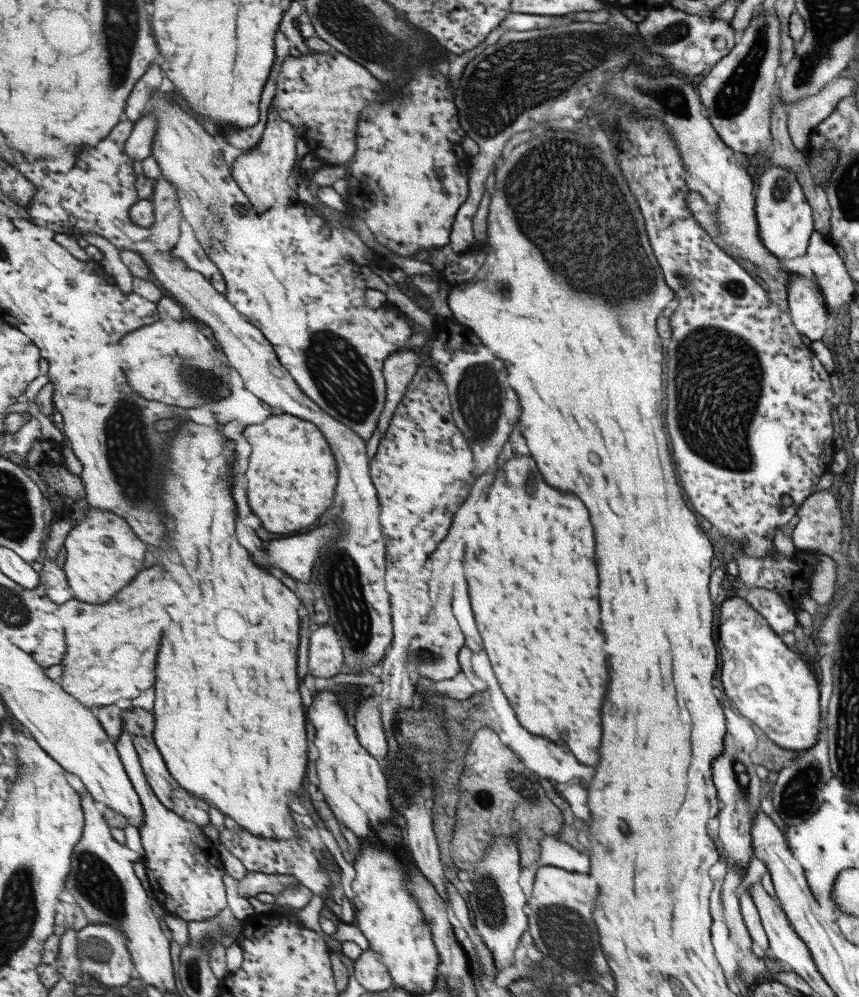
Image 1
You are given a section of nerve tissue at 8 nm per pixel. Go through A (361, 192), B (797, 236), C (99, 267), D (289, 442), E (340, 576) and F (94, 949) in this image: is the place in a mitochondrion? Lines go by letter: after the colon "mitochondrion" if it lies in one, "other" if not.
A: other
B: other
C: other
D: other
E: mitochondrion
F: mitochondrion

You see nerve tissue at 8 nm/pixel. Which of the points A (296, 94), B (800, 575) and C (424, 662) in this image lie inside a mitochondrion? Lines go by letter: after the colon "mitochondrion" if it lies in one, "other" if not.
A: other
B: other
C: mitochondrion

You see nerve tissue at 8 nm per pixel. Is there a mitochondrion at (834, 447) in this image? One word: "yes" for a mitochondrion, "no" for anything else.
no

